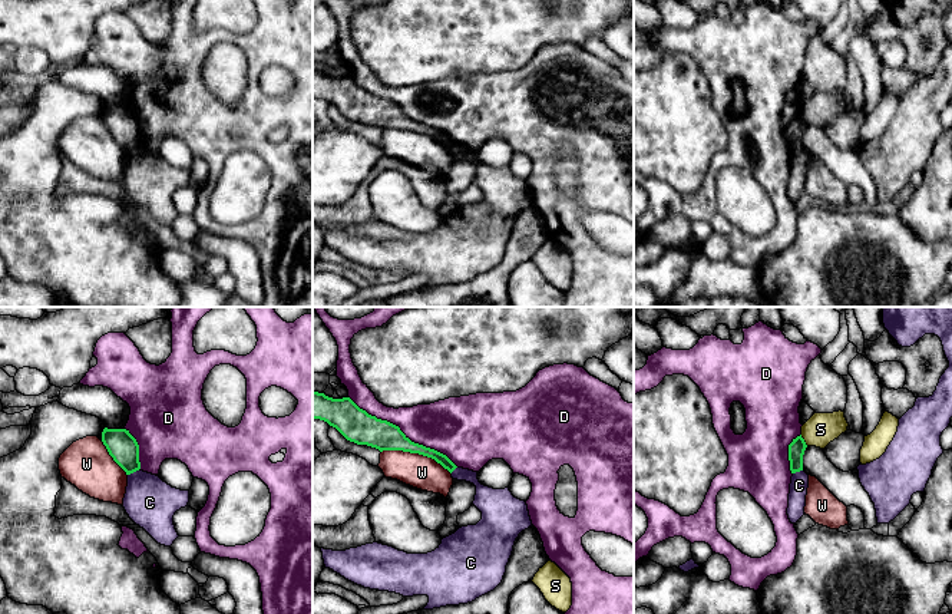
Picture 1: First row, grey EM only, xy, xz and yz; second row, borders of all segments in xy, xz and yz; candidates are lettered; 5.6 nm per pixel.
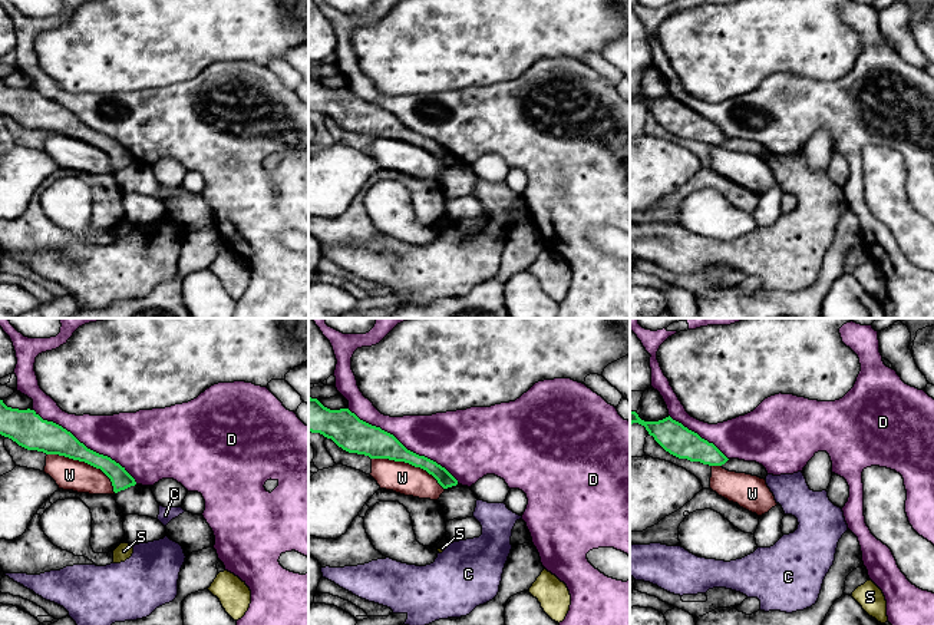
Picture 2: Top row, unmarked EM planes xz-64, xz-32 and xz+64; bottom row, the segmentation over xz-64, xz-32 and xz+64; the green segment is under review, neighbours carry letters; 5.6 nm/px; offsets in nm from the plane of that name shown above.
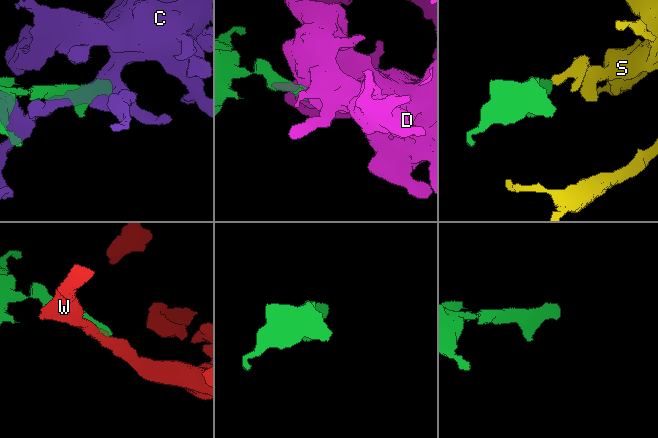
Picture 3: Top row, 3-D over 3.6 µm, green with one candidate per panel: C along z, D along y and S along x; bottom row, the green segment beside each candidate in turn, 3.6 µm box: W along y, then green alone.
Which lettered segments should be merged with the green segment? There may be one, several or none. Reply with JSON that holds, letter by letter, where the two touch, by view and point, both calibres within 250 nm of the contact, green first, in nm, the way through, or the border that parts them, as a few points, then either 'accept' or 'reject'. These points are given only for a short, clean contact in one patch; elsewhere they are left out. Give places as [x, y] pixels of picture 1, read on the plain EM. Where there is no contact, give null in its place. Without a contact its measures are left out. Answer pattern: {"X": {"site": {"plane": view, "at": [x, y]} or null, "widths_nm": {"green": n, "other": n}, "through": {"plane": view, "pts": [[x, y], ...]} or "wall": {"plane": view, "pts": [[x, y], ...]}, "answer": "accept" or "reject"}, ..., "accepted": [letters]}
{"C": {"site": {"plane": "xy", "at": [134, 149]}, "widths_nm": {"green": 170, "other": 280}, "wall": {"plane": "xy", "pts": [[139, 147], [128, 154]]}, "answer": "reject"}, "D": {"site": {"plane": "xz", "at": [402, 111]}, "widths_nm": {"green": 180, "other": 280}, "answer": "reject"}, "S": {"site": {"plane": "yz", "at": [803, 119]}, "widths_nm": {"green": 100, "other": 180}, "wall": {"plane": "yz", "pts": [[800, 114], [807, 124]]}, "answer": "reject"}, "W": {"site": {"plane": "xz", "at": [416, 131]}, "widths_nm": {"green": 160, "other": 190}, "answer": "reject"}, "accepted": []}

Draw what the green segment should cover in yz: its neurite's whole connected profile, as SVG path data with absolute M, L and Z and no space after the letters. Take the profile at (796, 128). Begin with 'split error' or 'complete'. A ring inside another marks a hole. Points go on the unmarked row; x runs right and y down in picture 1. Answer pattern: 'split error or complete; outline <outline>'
complete; outline M801 113L793 118L793 121L789 123L789 139L791 152L803 149L803 133L806 126L807 123Z

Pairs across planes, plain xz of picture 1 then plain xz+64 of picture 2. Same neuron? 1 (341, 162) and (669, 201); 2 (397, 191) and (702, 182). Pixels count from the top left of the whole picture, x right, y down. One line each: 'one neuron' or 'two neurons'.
1: two neurons
2: two neurons

